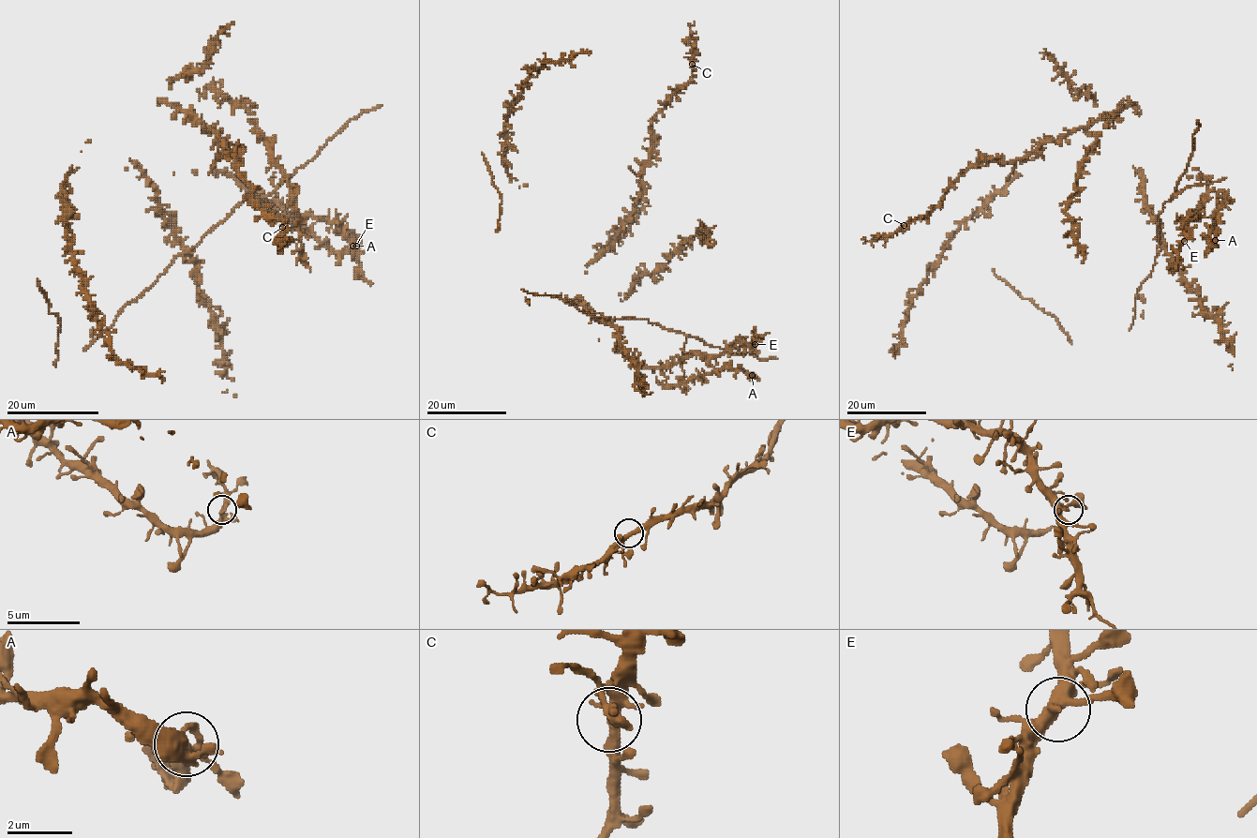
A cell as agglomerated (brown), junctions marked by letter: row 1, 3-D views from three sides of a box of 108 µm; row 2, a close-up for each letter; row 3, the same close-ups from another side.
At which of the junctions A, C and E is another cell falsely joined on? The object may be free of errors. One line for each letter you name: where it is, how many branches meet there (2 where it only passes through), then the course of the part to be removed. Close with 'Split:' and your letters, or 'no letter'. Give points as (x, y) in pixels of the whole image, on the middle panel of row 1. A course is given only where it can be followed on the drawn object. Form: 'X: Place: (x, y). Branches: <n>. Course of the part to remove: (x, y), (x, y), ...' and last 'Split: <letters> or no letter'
A: Place: (752, 375). Branches: 3
Split: A

